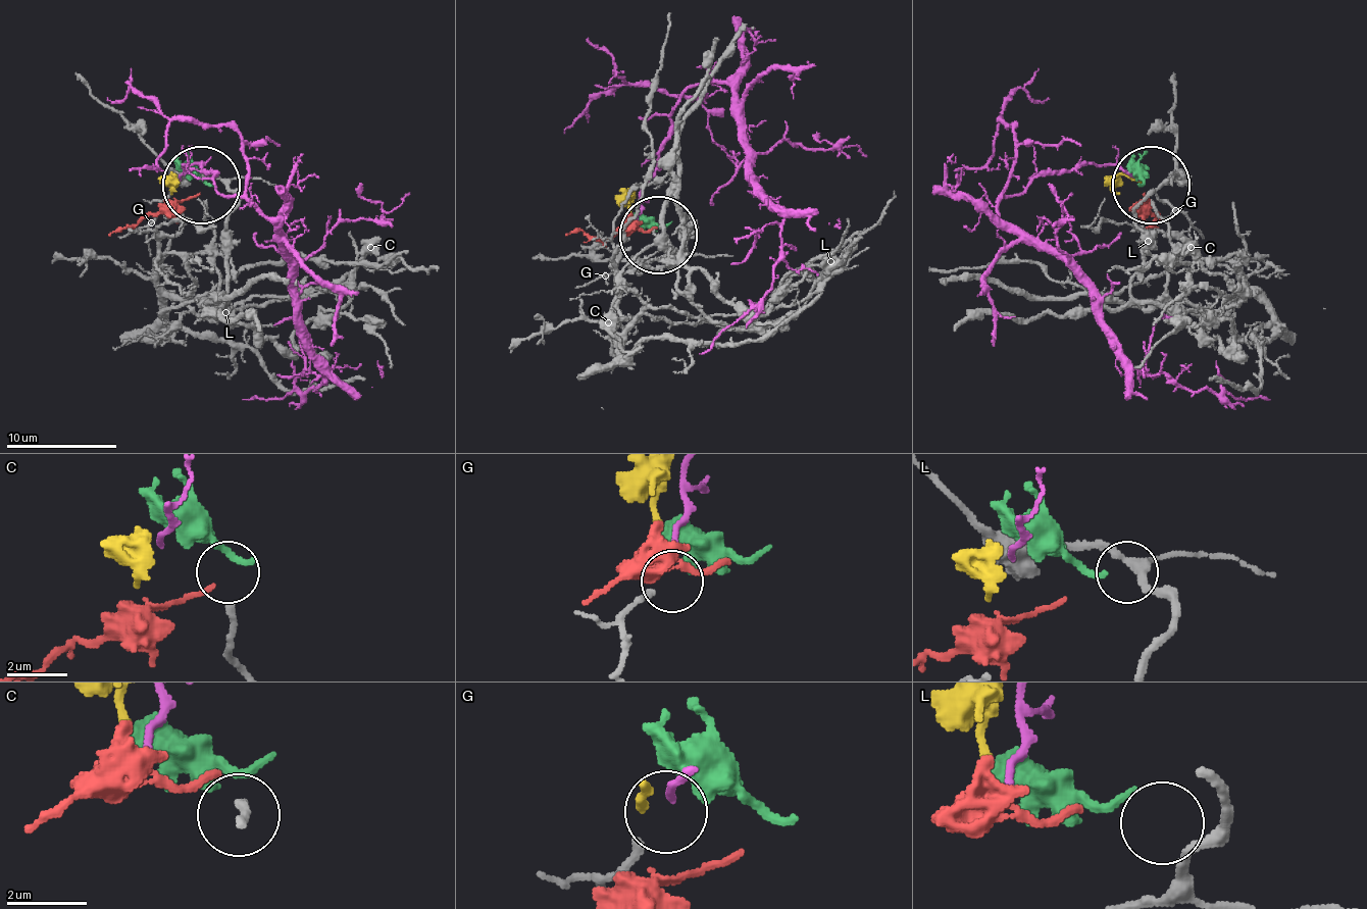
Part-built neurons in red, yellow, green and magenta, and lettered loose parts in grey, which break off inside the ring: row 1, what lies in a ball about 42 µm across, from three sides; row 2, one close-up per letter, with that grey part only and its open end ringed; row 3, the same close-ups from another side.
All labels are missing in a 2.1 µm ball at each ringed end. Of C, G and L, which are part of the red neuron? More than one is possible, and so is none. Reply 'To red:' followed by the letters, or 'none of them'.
To red: none of them

